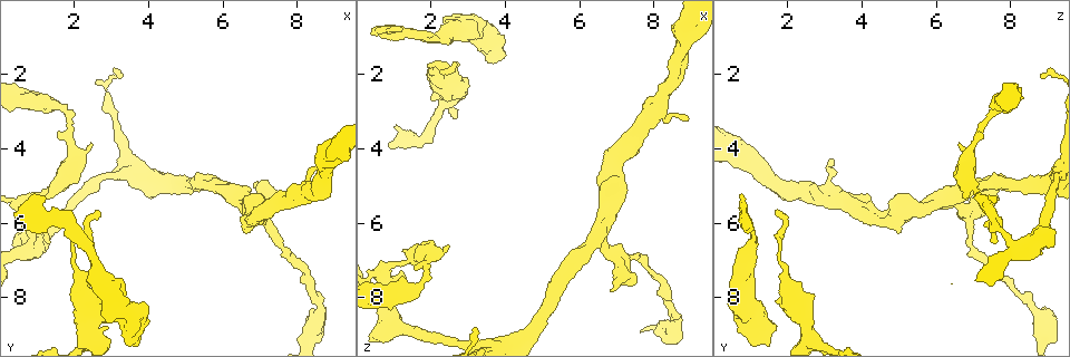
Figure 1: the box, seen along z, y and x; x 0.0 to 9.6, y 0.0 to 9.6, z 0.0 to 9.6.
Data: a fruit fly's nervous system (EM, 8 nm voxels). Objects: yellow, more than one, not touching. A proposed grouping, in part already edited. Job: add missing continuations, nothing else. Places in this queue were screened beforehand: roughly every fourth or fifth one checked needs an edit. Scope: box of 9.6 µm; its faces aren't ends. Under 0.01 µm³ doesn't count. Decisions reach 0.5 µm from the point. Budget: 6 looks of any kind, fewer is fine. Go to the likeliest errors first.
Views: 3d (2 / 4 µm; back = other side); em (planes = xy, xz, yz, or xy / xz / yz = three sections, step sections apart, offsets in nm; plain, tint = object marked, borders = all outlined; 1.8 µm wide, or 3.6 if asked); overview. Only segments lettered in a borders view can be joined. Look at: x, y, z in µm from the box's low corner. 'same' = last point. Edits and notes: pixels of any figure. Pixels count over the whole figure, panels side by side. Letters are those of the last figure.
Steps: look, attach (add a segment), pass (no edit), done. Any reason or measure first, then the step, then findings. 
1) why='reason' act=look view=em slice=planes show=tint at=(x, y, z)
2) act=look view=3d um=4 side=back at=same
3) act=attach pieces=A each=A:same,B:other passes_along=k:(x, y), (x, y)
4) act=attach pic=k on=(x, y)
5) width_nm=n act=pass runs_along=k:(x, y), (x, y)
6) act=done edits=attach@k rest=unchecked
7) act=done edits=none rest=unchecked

act=look view=3d um=2 at=(2.60, 5.60, 1.75)

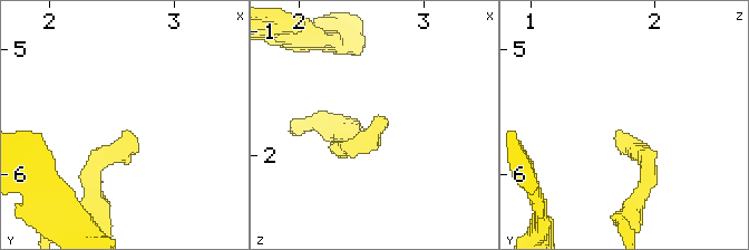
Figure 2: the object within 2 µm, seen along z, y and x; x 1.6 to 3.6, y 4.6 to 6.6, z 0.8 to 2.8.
act=look view=em slice=xy step=16 show=borders at=(2.62, 5.62, 1.70)

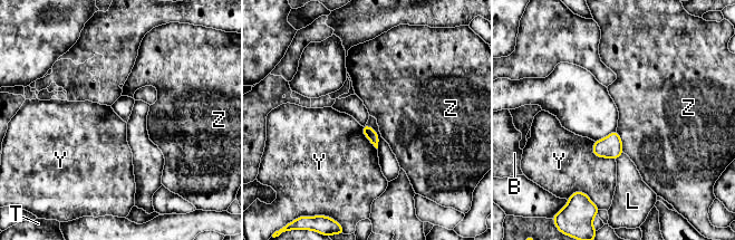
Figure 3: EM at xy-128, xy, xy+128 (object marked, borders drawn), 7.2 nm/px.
act=look view=em slice=planes show=borders at=same

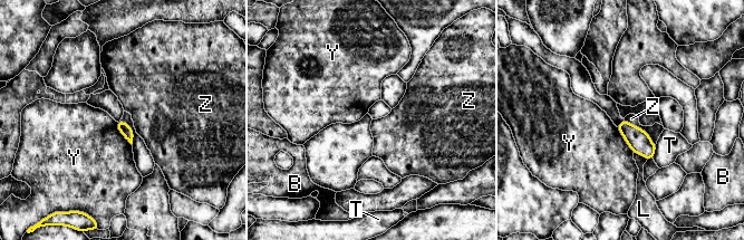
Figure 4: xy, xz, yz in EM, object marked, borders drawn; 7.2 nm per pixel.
longest_contact=Z:300nm act=pass each=B:other,L:other,T:other,Y:other,Z:other border=4:(624, 118), (640, 127), (655, 145) found='no lettered segment goes on from it'

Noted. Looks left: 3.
why='stops while still wide' act=look view=em slice=planes show=borders at=(3.90, 8.15, 1.05)

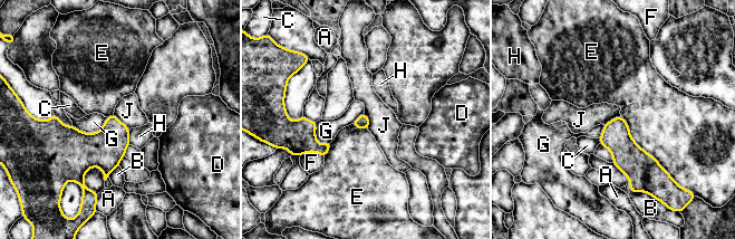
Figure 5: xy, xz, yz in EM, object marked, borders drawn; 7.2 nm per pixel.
longest_contact=E:550nm act=pass each=A:other,B:other,C:other,D:other,E:other,F:other,G:other,H:other,J:other border=5:(622, 117), (613, 117), (605, 125) found='none of them fits'

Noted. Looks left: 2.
why='branch stops here' act=look view=3d um=4 at=(1.15, 5.25, 0.80)

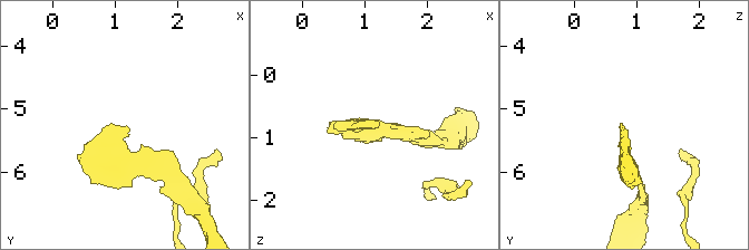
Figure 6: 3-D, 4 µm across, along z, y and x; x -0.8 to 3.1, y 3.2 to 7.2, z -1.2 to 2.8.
why='need the tissue' act=look view=em slice=yz step=4 show=borders at=(1.15, 5.30, 0.70)

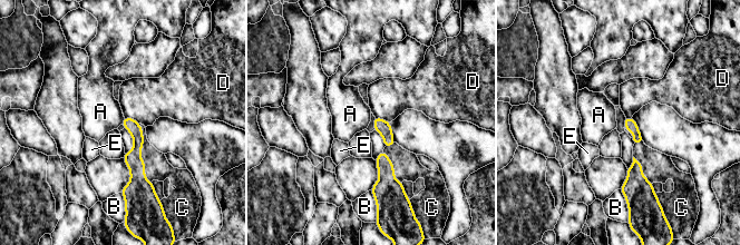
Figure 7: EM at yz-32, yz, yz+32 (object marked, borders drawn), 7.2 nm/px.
act=attach pieces=C each=A:other,B:other,C:same,D:other,E:other passes_along=7:(139, 188), (139, 154), (157, 167) found='it goes on there'

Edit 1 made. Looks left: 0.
act=done edits=attach@7 rest=unchecked

